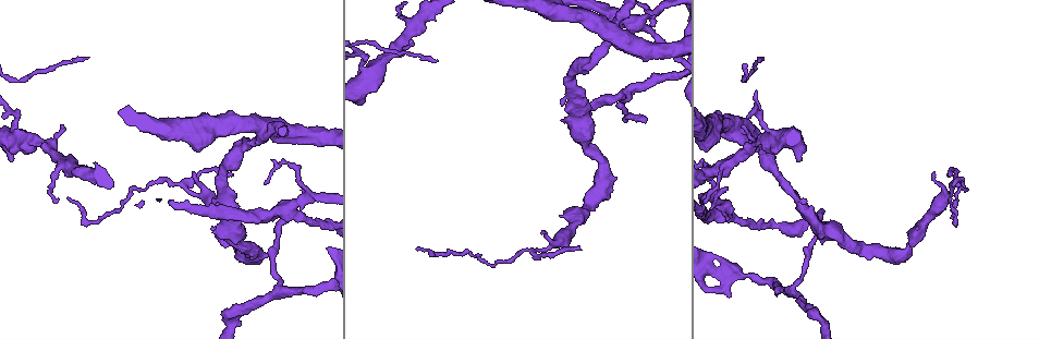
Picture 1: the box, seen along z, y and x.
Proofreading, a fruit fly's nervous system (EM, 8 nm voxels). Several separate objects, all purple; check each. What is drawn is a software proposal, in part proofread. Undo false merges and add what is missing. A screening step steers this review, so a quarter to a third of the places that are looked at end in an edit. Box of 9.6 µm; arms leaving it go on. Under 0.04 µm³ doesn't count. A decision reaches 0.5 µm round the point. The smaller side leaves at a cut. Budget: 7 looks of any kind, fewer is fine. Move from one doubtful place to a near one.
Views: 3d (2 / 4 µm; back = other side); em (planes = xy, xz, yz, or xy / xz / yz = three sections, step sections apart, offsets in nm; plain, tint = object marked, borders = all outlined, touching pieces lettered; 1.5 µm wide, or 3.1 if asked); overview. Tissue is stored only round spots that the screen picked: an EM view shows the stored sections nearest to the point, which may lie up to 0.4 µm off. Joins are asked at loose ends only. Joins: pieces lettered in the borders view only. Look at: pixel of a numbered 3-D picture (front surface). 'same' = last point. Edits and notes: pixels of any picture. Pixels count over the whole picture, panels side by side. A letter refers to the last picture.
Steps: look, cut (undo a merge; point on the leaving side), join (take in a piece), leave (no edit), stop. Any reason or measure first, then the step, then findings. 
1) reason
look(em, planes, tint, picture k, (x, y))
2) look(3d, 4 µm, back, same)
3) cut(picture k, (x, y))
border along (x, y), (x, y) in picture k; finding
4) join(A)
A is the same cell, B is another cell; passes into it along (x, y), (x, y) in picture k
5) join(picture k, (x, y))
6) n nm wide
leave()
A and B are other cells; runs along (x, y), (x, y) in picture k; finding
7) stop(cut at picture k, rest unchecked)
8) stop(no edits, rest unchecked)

look(3d, 2 µm, picture 1, (731, 130))

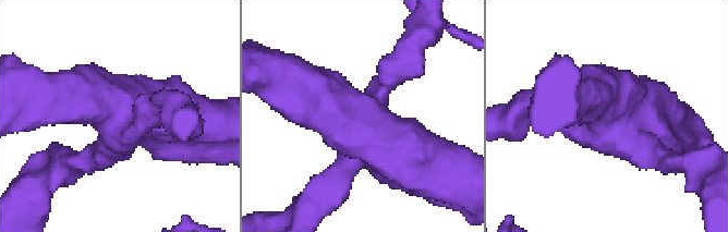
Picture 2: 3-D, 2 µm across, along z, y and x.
4 arms; shape alone is not enough
look(em, yz, step 4, tint, picture 2, (363, 121))

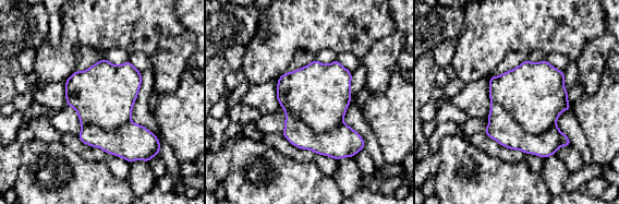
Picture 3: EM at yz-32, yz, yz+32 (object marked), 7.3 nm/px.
another direction
look(em, planes, borders, same)

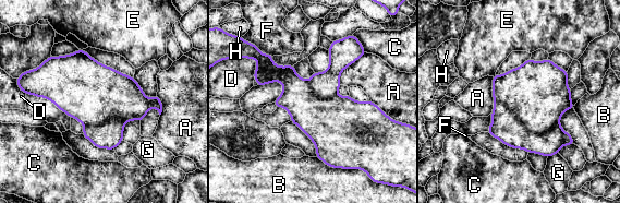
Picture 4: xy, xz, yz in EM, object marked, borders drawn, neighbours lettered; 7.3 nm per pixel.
A touches over 300 nm
leave()
A, B, C, D, E, F, G and H are other cells; border along (366, 52), (341, 72), (340, 84) in picture 4; all the same neuron

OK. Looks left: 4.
thin arm on a thick one
look(3d, 4 µm, picture 1, (34, 143))

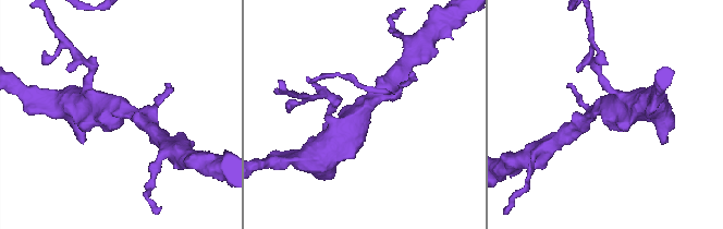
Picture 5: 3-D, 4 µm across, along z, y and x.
3 arms
look(em, xy, step 8, borders, picture 5, (361, 113))

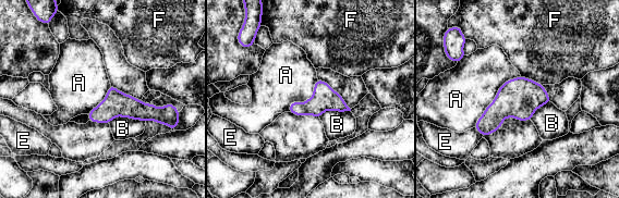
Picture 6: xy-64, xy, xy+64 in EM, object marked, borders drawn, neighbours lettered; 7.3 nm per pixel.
look(em, planes, borders, same)

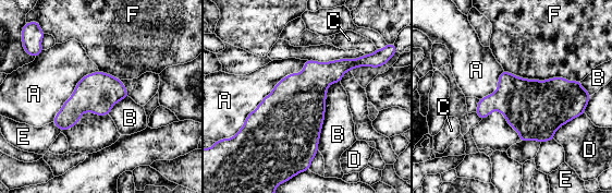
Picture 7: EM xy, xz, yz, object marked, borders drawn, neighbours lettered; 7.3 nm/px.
A touches over 750 nm
leave()
A, B, C, D, E and F are other cells; border along (340, 81), (328, 86), (317, 149) in picture 7; all the same neuron

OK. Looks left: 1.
stop(no edits, rest unchecked)

